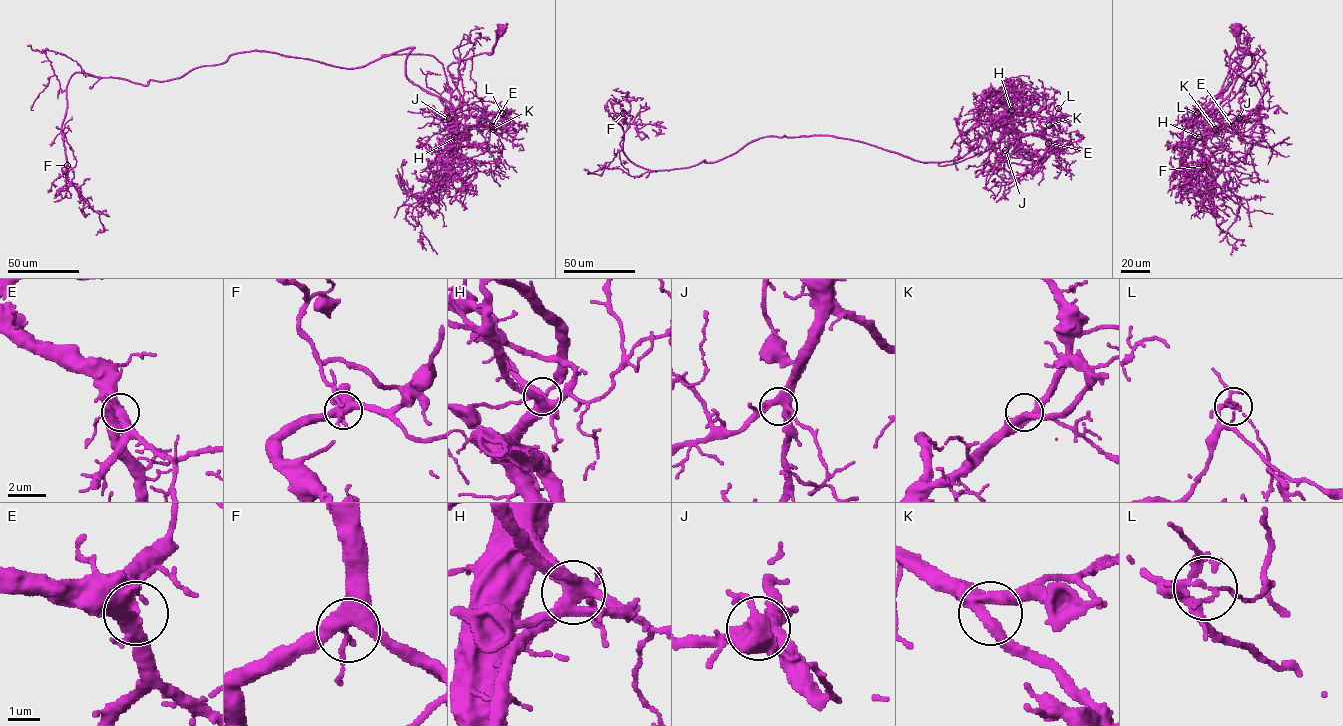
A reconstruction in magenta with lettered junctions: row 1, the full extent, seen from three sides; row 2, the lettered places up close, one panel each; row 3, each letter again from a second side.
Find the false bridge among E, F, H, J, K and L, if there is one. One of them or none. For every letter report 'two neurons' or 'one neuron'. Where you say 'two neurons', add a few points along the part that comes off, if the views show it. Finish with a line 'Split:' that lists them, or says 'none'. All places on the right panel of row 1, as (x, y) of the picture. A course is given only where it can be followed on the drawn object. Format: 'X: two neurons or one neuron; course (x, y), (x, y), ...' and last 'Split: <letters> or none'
E: one neuron
F: one neuron
H: one neuron
J: one neuron
K: one neuron
L: two neurons; course (1198, 113), (1208, 111), (1204, 103), (1202, 114), (1189, 123), (1182, 131), (1182, 138), (1181, 132)
Split: L

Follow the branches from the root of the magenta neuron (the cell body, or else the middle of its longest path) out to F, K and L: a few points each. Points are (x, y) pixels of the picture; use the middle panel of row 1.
F: (1059, 147), (1008, 163), (1006, 131), (939, 166), (764, 136), (649, 170), (623, 152), (623, 113)
K: (1059, 147), (1028, 165), (1004, 159), (1016, 139), (1010, 115), (1023, 133), (1038, 134), (1049, 125)
L: (1059, 147), (1051, 149), (1045, 159), (1028, 165), (1004, 159), (1016, 139), (1011, 113), (1044, 119), (1058, 108)

